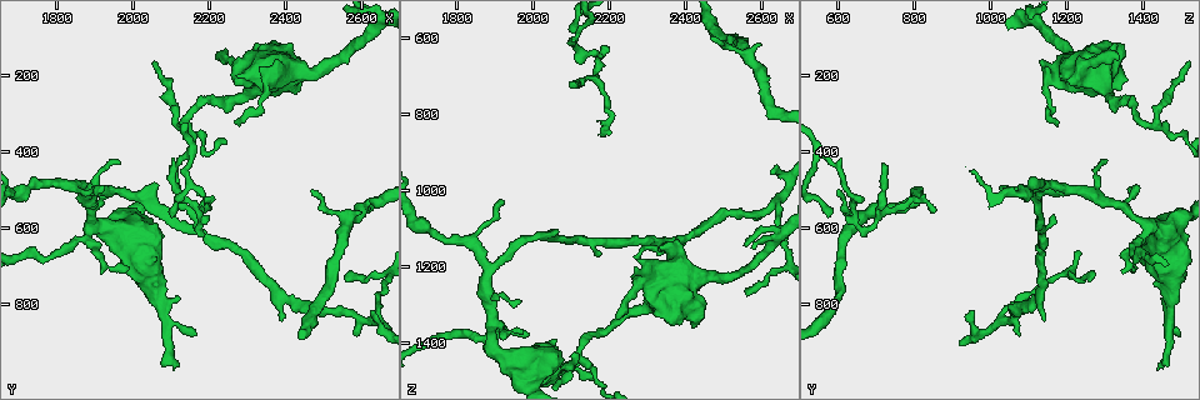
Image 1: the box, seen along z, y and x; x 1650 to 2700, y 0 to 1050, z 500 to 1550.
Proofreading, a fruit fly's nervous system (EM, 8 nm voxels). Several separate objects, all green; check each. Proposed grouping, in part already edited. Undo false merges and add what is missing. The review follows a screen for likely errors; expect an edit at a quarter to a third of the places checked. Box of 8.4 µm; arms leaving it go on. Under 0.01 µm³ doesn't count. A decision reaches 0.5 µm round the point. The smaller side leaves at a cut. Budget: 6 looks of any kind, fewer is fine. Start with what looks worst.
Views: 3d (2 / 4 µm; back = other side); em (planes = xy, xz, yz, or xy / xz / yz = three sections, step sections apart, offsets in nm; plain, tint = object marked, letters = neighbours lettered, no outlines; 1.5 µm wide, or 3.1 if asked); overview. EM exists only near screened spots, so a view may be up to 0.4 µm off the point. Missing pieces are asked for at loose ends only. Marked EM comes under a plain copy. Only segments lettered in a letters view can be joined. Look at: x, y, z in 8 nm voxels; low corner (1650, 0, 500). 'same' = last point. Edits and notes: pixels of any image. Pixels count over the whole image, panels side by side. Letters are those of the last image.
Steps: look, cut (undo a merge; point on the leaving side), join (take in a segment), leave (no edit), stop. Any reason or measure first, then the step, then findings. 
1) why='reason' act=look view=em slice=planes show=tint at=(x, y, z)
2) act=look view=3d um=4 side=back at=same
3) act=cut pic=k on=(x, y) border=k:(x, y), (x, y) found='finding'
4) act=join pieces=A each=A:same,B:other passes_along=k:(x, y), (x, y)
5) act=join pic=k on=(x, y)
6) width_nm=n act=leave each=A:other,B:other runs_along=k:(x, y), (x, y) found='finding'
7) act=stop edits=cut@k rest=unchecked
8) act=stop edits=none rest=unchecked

why='an open end' act=look view=3d um=2 at=(2105, 965, 1430)

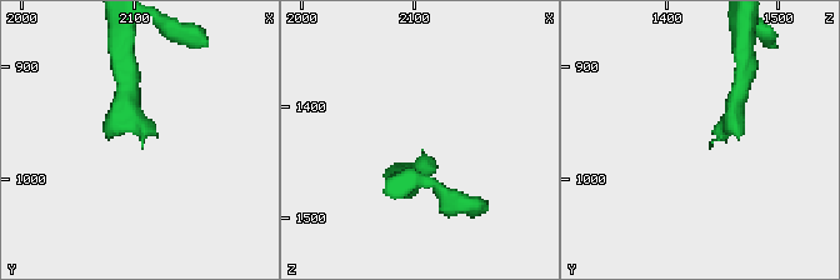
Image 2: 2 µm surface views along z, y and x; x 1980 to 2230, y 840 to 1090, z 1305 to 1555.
why='need the tissue' act=look view=em slice=planes show=letters at=(2108, 970, 1438)

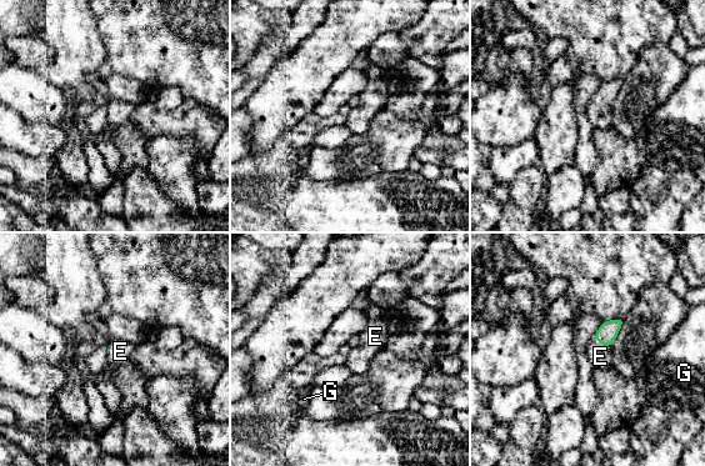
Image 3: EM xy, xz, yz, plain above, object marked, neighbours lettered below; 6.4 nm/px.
act=join pieces=E each=E:same,G:other passes_along=3:(606, 334), (601, 344), (600, 356) found='the neuron continues'

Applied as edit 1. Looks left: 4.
act=look view=overview

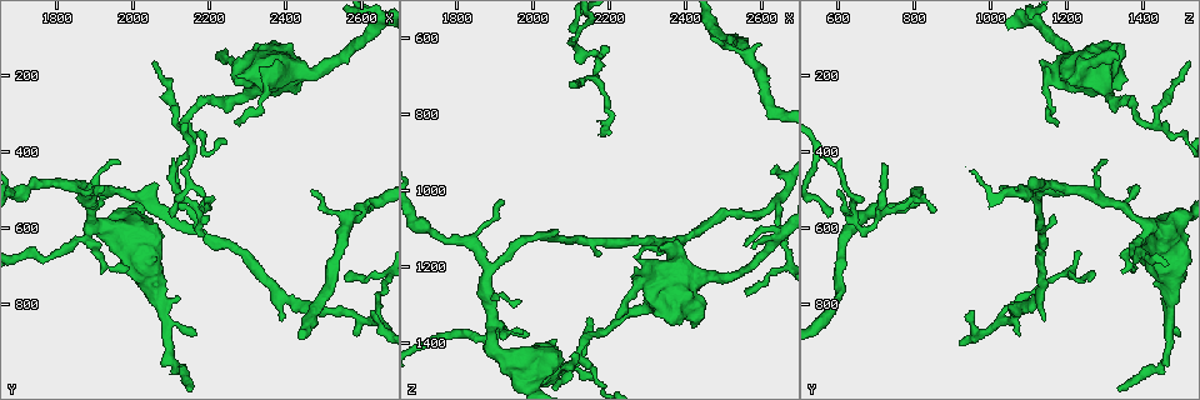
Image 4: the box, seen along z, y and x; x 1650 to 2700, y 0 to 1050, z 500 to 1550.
why='abrupt turn' act=look view=em slice=xy step=8 show=tint at=(2635, 835, 1035)

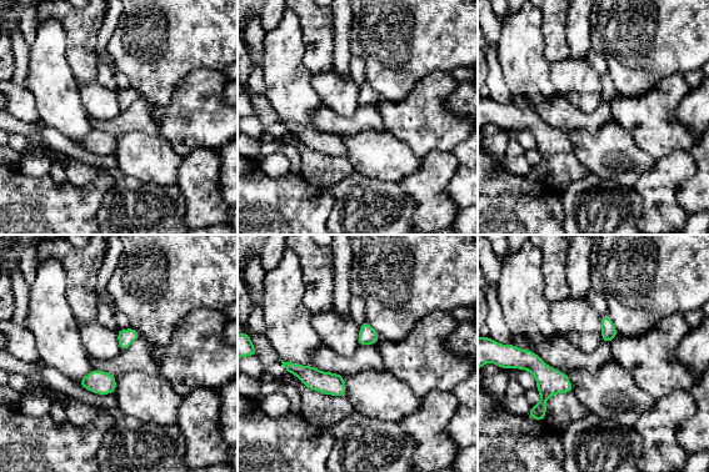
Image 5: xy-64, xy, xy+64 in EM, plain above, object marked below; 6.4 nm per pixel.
why='see the neighbours' act=look view=em slice=xy step=8 show=letters at=same

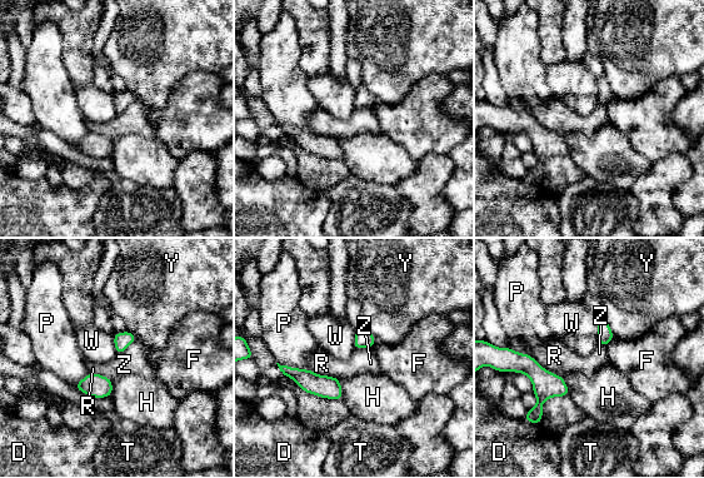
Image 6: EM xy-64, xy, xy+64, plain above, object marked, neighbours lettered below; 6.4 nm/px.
act=leave each=D:other,F:other,H:other,P:other,R:other,T:other,W:other,Y:other,Z:other runs_along=6:(284, 368), (339, 397) found='all the same neuron'

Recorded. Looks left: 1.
why='branch stops here' act=look view=em slice=planes show=letters at=(2205, 545, 840)

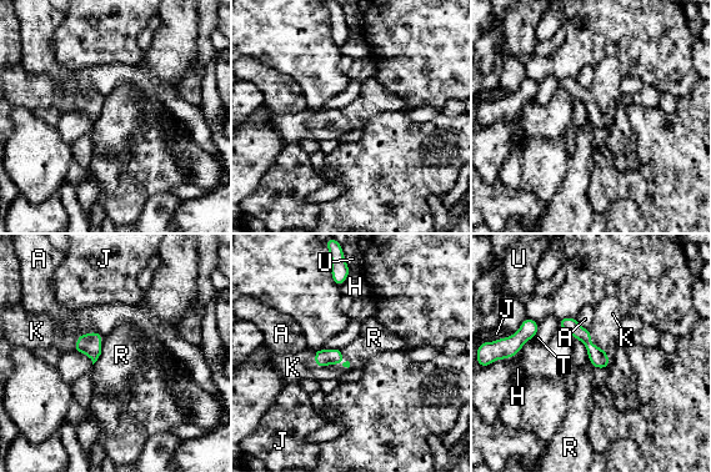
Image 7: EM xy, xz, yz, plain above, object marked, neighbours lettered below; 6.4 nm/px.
act=join pieces=K each=A:other,H:other,J:other,K:same,R:other,T:other,U:other passes_along=7:(323, 357), (326, 365), (293, 367) found='the neuron continues'

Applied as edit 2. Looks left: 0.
act=stop edits=join@3,join@7 rest=unchecked

